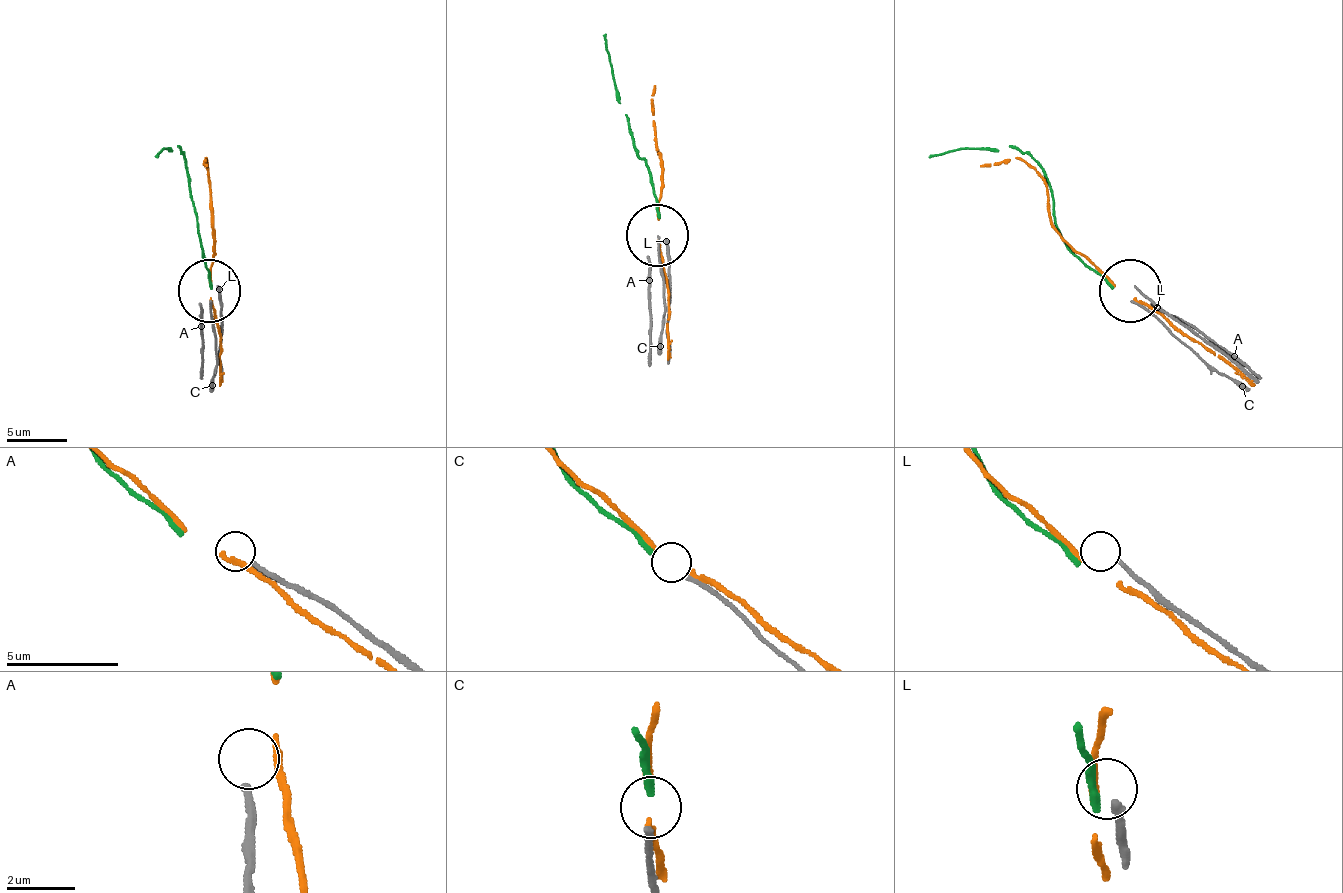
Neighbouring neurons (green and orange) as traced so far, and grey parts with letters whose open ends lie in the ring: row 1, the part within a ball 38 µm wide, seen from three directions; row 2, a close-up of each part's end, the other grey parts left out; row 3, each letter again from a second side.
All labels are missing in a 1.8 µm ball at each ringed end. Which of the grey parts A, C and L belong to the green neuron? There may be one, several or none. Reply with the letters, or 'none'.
C

